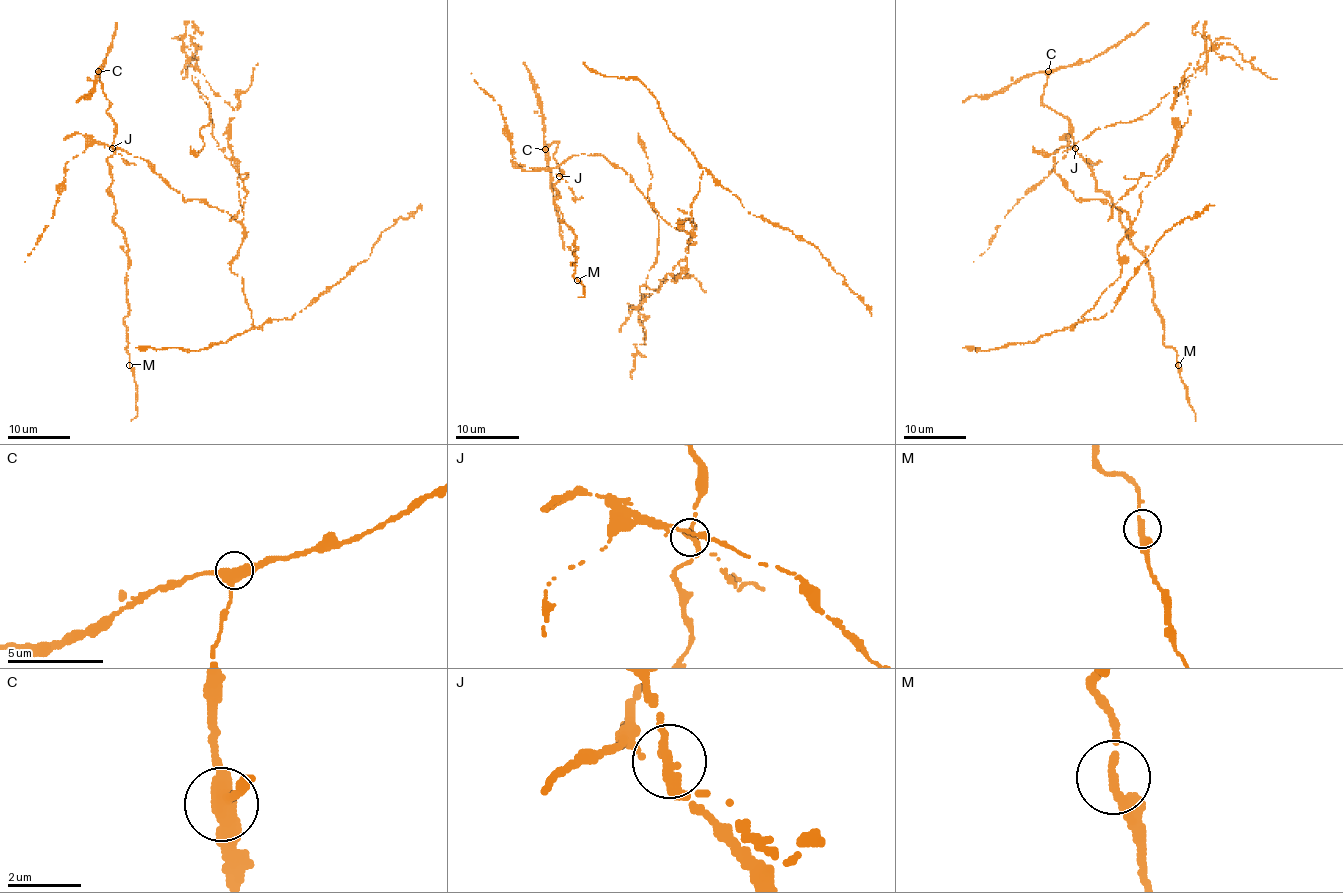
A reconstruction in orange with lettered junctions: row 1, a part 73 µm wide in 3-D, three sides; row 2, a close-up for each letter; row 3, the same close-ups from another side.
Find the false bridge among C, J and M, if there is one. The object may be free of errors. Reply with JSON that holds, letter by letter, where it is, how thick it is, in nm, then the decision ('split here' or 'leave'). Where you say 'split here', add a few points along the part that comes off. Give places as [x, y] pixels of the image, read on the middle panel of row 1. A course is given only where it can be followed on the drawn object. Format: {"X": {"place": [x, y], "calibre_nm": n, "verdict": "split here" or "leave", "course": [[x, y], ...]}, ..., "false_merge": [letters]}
{"C": {"place": [545, 149], "calibre_nm": 380, "verdict": "leave"}, "J": {"place": [559, 176], "calibre_nm": 240, "verdict": "split here", "course": [[559, 176], [573, 155], [603, 155], [688, 232], [704, 168], [814, 245], [871, 316]]}, "M": {"place": [577, 280], "calibre_nm": 280, "verdict": "leave"}, "false_merge": ["J"]}

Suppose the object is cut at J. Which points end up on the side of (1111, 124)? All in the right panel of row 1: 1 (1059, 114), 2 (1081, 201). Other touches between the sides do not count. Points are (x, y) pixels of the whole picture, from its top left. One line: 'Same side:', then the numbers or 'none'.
Same side: 2

